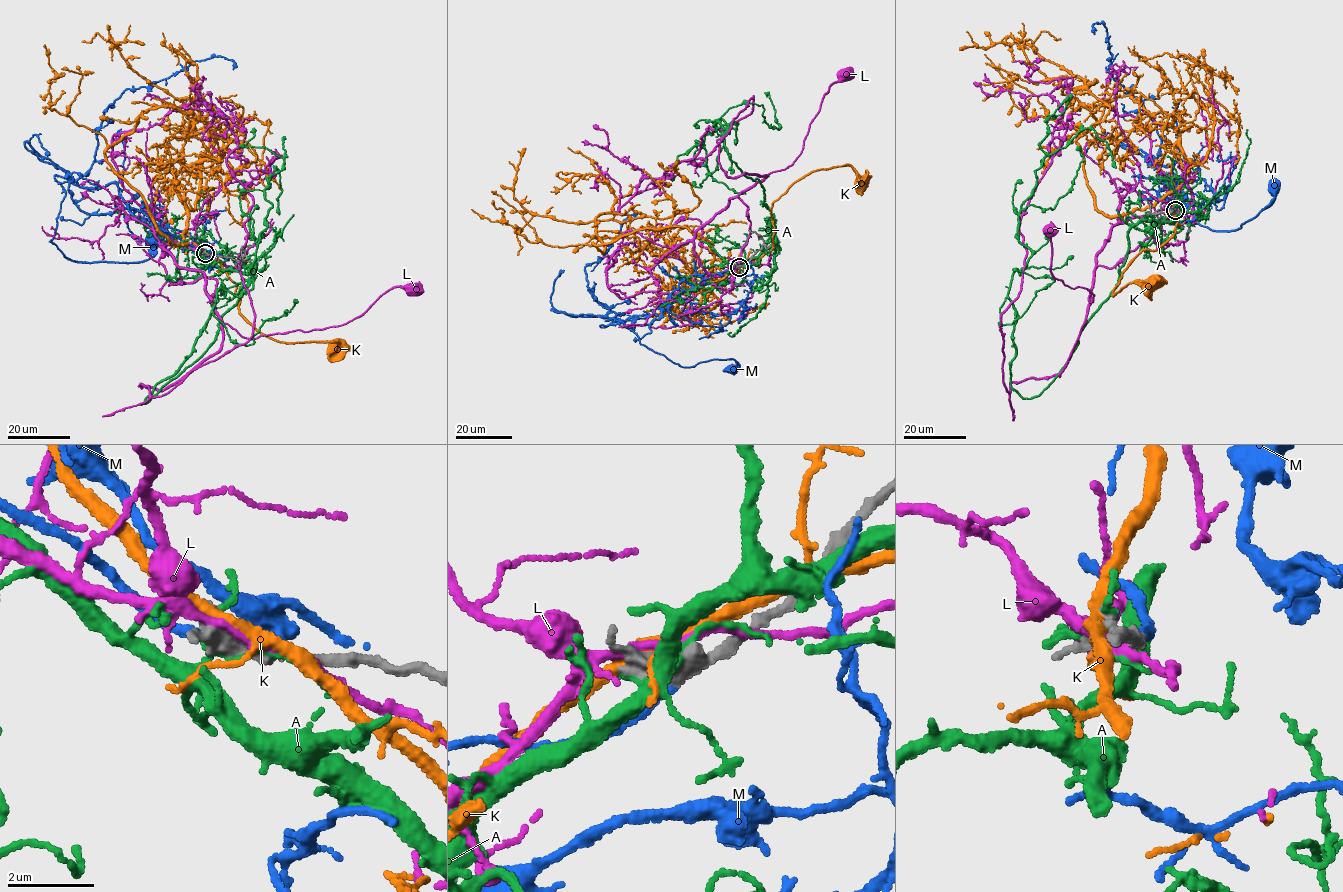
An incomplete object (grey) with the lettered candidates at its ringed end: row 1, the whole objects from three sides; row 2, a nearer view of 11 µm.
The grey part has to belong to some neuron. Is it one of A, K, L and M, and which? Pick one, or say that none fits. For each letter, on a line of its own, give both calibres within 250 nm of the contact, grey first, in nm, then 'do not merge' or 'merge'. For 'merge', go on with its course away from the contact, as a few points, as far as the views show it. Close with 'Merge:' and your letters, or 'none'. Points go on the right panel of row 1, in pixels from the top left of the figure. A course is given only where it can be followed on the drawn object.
A: 500 nm thick on the grey side, 150 nm on the other; do not merge
K: 480 nm thick on the grey side, 240 nm on the other; do not merge
L: 500 nm thick on the grey side, 190 nm on the other; do not merge
M: 500 nm thick on the grey side, 260 nm on the other; merge; it runs (1176, 209), (1157, 194), (1176, 155), (1170, 165), (1156, 163), (1179, 221), (1240, 228), (1273, 203), (1274, 188)
Merge: M

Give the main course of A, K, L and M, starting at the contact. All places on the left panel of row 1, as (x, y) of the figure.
A: (204, 254), (263, 270), (141, 404), (192, 352), (220, 289), (252, 288), (284, 160), (245, 146), (254, 128)
K: (205, 252), (221, 266), (237, 287), (236, 295), (242, 294), (238, 312), (255, 328), (275, 341), (340, 344)
L: (206, 254), (162, 245), (173, 262), (203, 274), (214, 312), (248, 338), (346, 324), (394, 287), (415, 290)
M: (205, 253), (135, 217), (115, 184), (56, 175), (65, 196), (50, 242), (70, 260), (144, 261), (155, 241)

